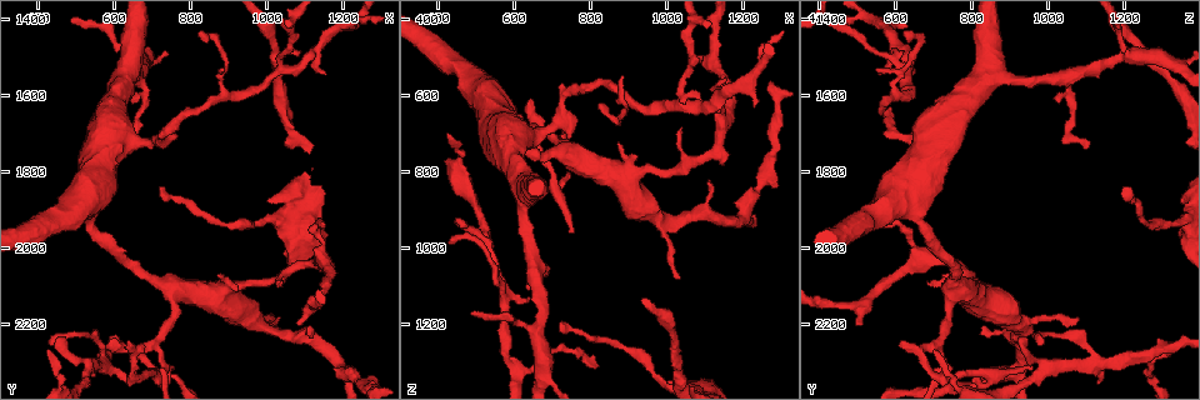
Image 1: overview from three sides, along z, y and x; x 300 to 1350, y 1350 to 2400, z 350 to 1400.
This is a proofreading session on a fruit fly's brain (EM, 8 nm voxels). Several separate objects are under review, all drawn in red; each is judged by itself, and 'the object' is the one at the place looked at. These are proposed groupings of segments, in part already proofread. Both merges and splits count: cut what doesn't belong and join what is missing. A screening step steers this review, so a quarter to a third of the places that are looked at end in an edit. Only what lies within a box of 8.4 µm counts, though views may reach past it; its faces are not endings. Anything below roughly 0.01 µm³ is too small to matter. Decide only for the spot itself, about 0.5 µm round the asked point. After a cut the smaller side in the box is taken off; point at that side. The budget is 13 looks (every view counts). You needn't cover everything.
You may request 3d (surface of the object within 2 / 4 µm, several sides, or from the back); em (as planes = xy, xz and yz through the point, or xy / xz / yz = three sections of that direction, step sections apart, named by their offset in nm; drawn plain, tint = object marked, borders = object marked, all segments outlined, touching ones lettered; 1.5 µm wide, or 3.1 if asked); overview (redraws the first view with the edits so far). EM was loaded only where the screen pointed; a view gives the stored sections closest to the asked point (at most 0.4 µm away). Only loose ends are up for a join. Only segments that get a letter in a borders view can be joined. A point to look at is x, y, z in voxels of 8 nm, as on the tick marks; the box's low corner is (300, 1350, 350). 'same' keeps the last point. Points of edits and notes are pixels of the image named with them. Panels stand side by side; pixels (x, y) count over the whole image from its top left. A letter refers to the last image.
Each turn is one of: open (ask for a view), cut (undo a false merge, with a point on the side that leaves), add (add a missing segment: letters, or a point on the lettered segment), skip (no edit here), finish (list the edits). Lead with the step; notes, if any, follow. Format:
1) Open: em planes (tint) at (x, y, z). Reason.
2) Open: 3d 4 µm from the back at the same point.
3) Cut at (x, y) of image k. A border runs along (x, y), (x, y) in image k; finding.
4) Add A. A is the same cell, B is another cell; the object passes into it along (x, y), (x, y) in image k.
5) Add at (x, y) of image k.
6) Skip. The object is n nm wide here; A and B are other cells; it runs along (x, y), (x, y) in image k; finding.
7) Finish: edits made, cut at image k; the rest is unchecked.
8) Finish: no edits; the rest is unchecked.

Open: em planes (borders) at (430, 2260, 975). Branch stops here.

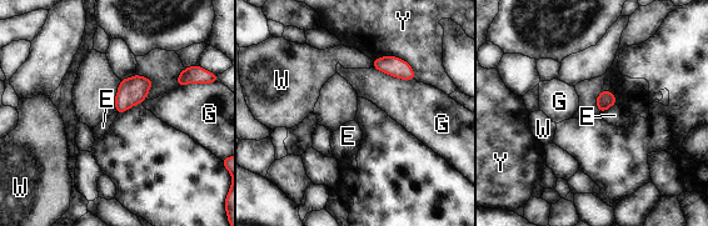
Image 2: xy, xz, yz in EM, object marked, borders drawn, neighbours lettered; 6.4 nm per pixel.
Skip. The object is 110 nm wide here; E, G, W and Y are other cells; a border runs along (616, 103), (601, 112) in image 2; no lettered segment goes on from it.

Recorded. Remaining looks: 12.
Open: em xy step 8 (tint) at (1200, 2320, 925). Sharp bend.

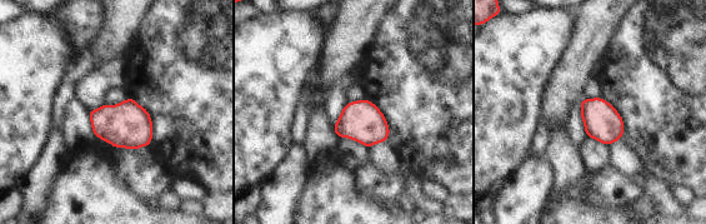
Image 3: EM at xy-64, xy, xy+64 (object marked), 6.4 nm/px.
Open: em planes (borders) at the same point. Another direction.

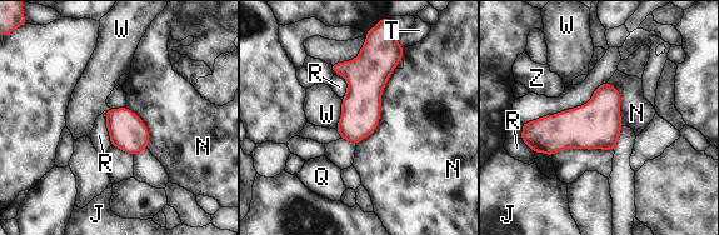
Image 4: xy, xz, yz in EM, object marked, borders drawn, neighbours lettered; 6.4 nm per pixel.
Skip. J, N, Q, R, T, W and Z are other cells; a border runs along (389, 78), (379, 123), (356, 144) in image 4; continuous, no second cell.

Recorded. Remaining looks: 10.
Open: em xz step 8 (tint) at (1030, 1535, 630). Two arms in line, one across.

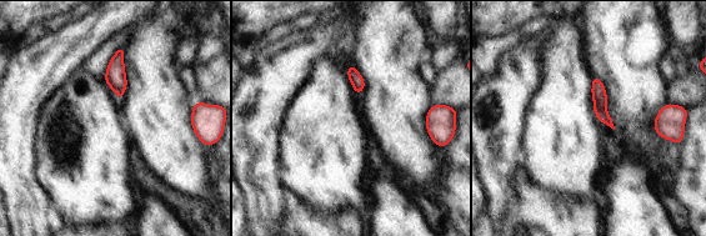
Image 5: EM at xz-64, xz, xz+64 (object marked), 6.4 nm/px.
Open: em planes (borders) at the same point.

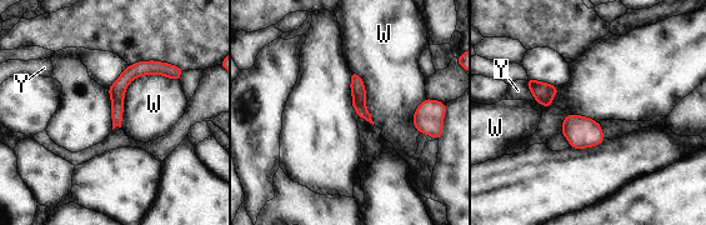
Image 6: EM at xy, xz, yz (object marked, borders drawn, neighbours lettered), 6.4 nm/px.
Skip. The object is 90 nm wide here; W and Y are other cells; a border runs along (173, 79), (136, 76), (120, 126) in image 6; one cell here.

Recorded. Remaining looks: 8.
Open: em xz step 8 (borders) at (825, 1445, 635). Free end.

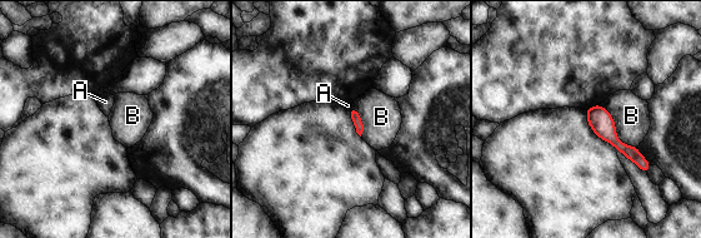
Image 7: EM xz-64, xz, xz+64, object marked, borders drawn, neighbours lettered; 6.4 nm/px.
Skip. A and B are other cells; it runs along (589, 112), (622, 148), (646, 165) in image 7; no lettered segment goes on from it.

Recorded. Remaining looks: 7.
Open: em planes (borders) at (640, 1610, 1025). An open end.

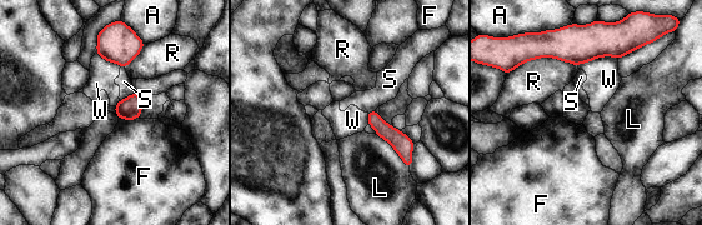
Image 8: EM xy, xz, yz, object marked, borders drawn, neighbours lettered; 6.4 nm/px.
Skip. The object is 150 nm wide here; A, F, L, R, S and W are other cells; it runs along (370, 115), (405, 150), (405, 156) in image 8; none of them fits.

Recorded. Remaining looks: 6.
Finish: no edits; the rest is unchecked.

